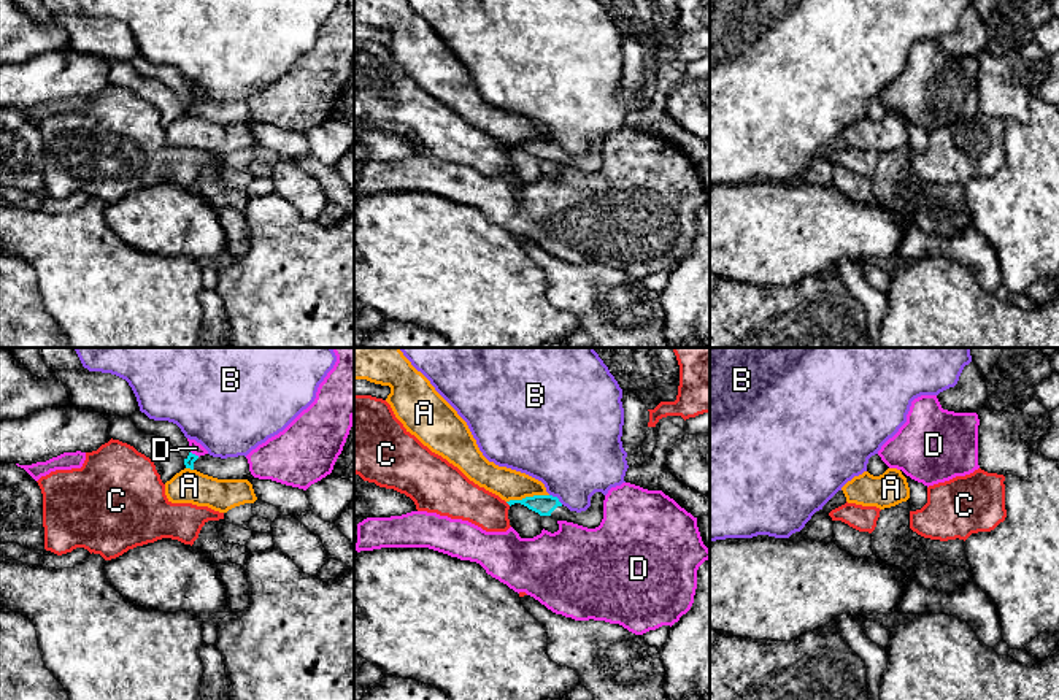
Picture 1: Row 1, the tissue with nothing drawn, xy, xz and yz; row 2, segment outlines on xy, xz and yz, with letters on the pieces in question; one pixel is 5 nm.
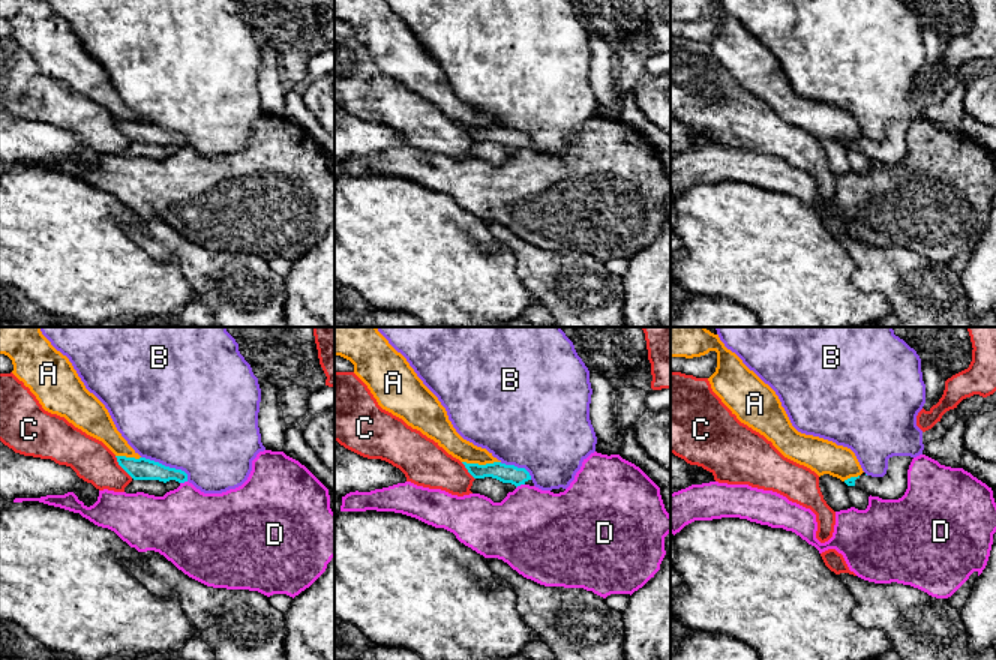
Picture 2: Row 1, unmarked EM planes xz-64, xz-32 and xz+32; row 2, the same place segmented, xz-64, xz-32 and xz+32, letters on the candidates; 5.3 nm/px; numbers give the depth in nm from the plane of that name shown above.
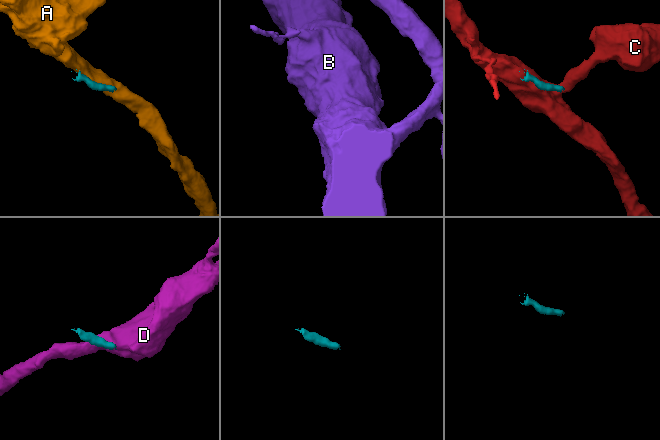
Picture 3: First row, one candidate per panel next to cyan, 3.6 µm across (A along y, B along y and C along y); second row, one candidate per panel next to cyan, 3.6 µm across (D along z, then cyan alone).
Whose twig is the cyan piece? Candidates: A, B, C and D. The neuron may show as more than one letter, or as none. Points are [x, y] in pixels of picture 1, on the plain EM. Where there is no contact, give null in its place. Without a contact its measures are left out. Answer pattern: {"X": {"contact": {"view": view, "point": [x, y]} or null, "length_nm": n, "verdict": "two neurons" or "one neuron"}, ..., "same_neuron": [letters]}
{"A": {"contact": {"view": "xz", "point": [527, 142]}, "length_nm": 220, "verdict": "two neurons"}, "B": {"contact": {"view": "xz", "point": [556, 142]}, "length_nm": 90, "verdict": "two neurons"}, "C": {"contact": {"view": "xz", "point": [508, 148]}, "length_nm": 40, "verdict": "two neurons"}, "D": {"contact": {"view": "xy", "point": [194, 99]}, "length_nm": 50, "verdict": "two neurons"}, "same_neuron": []}

